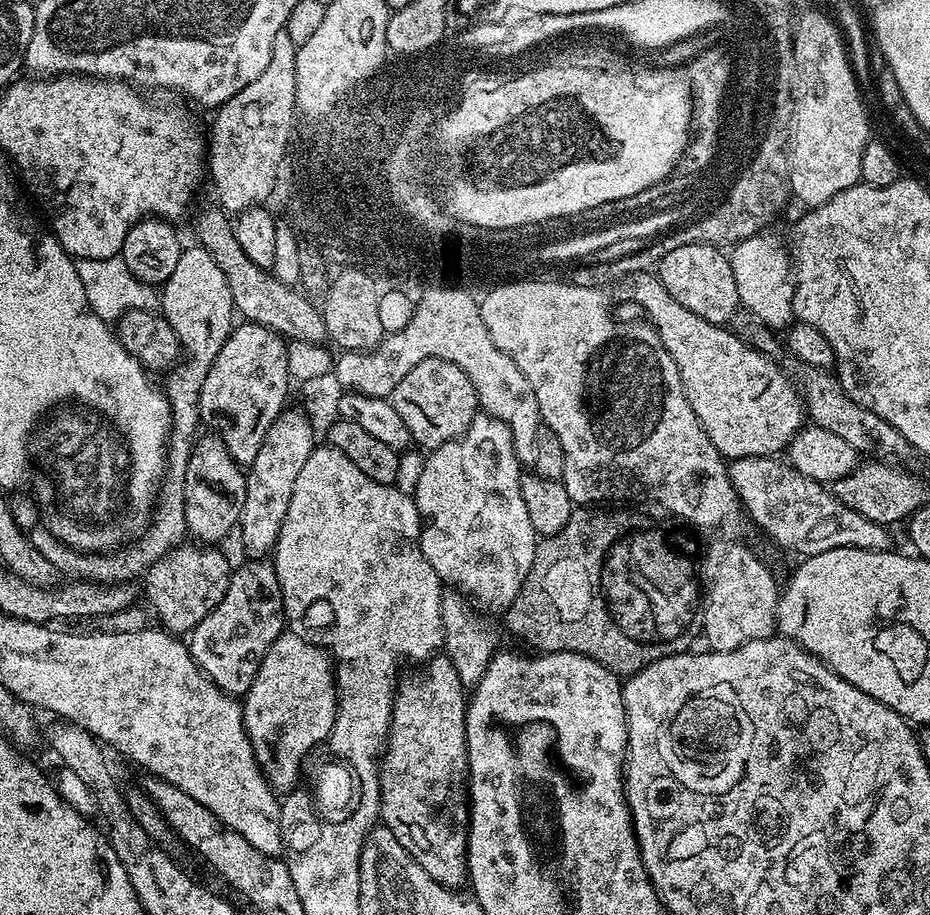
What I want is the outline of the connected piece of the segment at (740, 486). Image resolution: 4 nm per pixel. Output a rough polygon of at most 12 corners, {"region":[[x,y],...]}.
{"region":[[789,463],[727,465],[746,514],[807,558],[886,552],[885,525]]}

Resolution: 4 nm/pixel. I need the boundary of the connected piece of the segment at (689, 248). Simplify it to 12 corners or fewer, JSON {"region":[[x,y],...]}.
{"region":[[703,244],[670,250],[655,275],[712,324],[738,308],[731,263]]}

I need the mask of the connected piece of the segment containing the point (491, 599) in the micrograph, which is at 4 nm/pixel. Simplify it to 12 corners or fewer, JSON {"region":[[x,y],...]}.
{"region":[[478,414],[427,453],[422,554],[511,609],[532,542],[508,427]]}

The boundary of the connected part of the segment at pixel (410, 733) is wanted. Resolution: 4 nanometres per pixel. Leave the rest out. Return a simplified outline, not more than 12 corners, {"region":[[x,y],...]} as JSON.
{"region":[[399,685],[380,820],[429,881],[468,880],[466,686]]}

